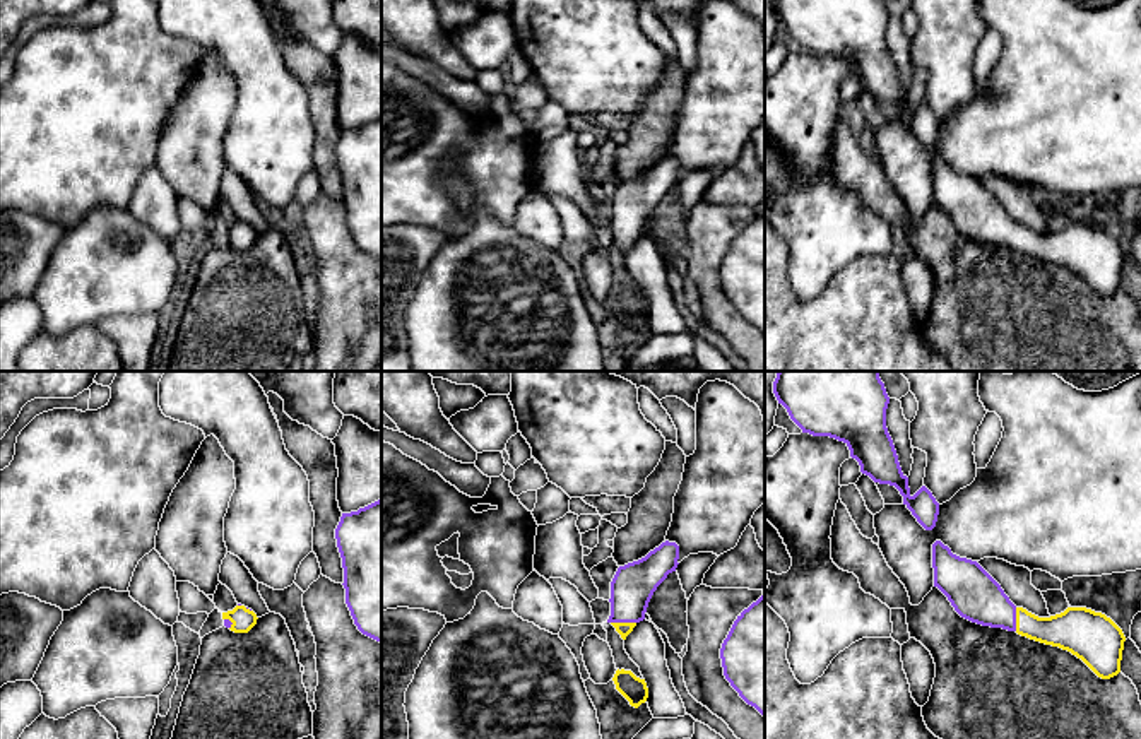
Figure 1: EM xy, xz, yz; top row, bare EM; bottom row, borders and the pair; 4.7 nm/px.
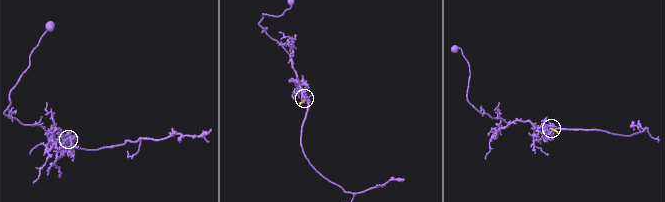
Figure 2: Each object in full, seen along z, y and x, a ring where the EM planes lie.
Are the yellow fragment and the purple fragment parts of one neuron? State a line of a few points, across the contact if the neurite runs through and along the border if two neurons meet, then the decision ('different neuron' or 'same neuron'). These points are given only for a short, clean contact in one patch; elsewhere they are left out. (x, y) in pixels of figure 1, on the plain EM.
same neuron

